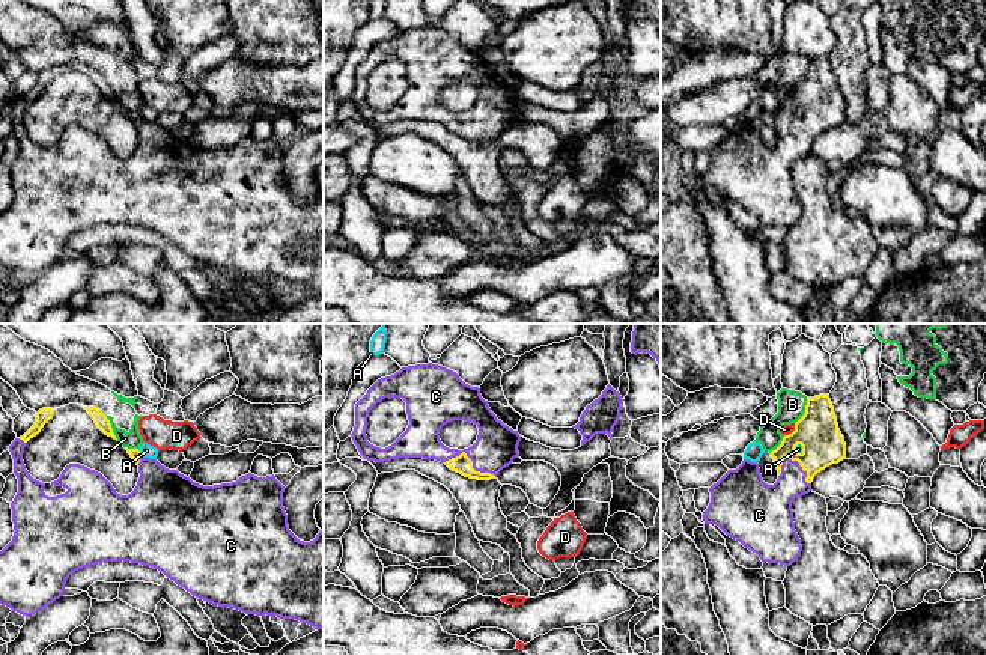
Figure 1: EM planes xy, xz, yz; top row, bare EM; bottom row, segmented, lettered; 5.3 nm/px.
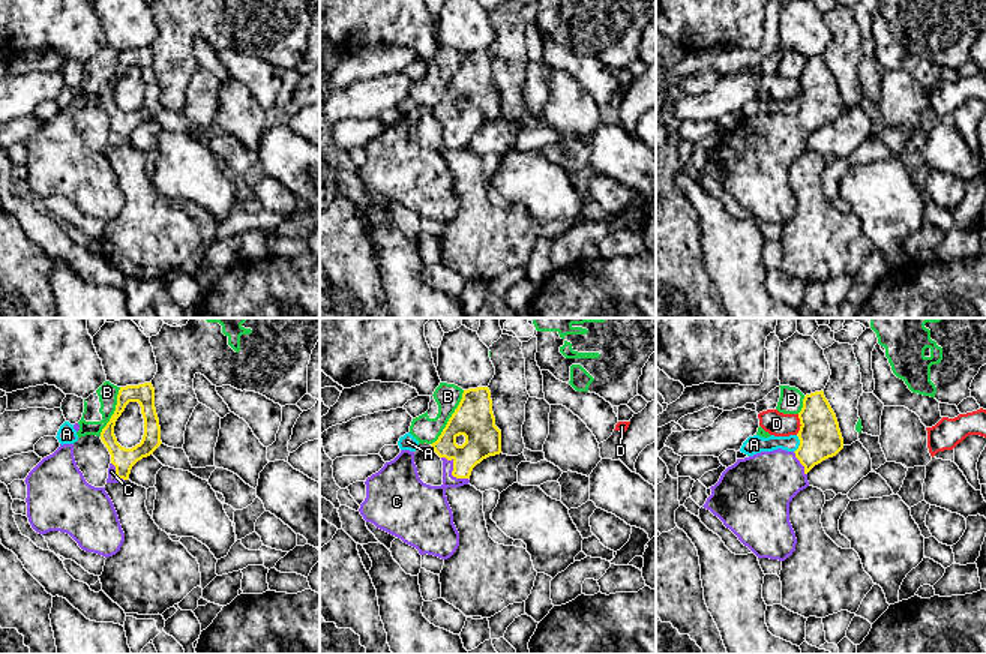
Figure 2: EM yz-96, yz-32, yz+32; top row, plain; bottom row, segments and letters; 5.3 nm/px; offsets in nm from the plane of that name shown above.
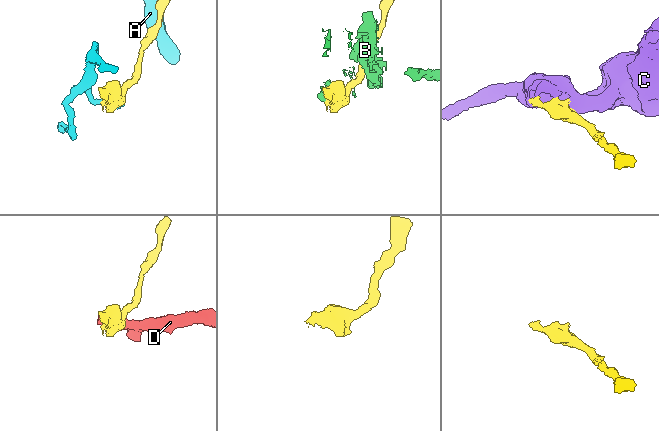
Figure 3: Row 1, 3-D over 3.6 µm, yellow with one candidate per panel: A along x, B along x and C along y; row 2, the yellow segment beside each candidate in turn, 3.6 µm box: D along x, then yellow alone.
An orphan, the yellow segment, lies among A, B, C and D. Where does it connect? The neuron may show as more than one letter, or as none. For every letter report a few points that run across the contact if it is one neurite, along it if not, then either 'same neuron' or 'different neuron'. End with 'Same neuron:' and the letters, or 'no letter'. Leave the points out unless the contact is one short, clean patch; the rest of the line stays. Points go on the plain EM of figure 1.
A: xy (137, 112), (142, 118) | different neuron
B: xy (100, 73), (118, 101) | different neuron
C: same neuron
D: yz (795, 86), (795, 91), (785, 98) | different neuron
Same neuron: C

